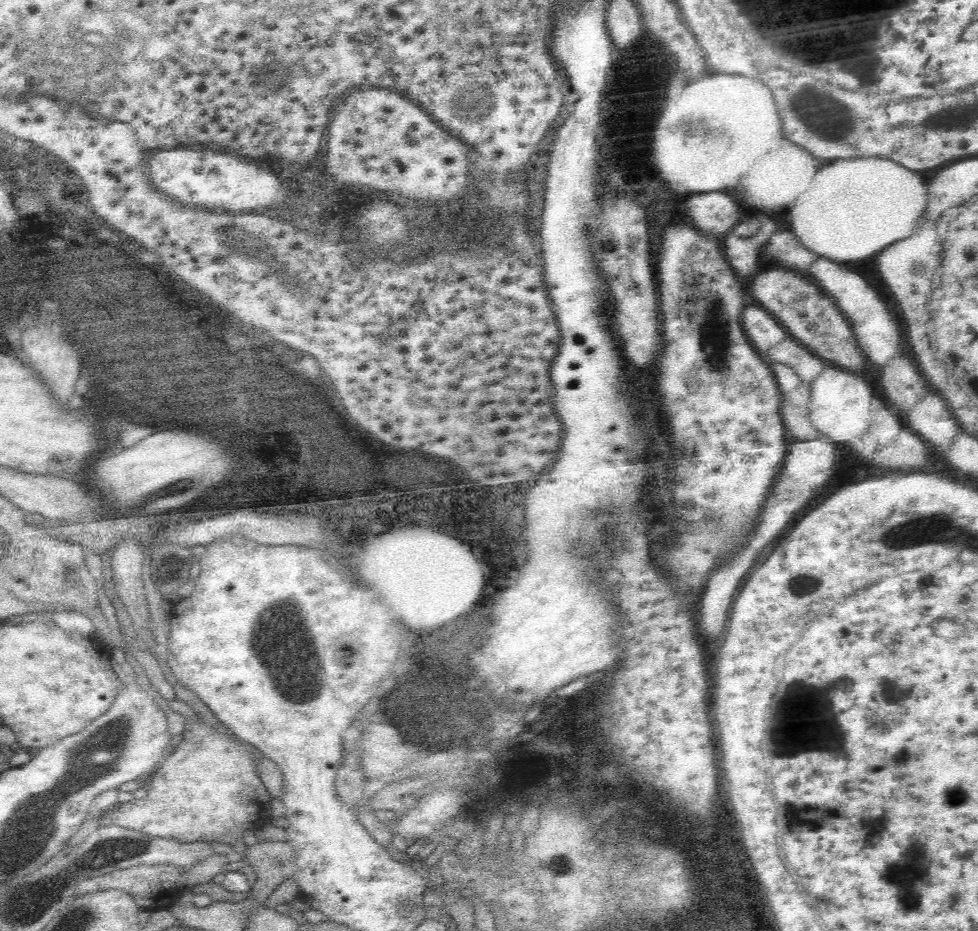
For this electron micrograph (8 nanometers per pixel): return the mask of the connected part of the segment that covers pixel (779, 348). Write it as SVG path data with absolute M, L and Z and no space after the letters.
M787 336L776 346L772 346L766 353L774 362L780 362L790 368L794 368L794 372L808 383L814 382L818 378L818 374L822 374L822 370L826 368L824 362L816 356L812 356L810 352L806 352L803 346L792 337Z

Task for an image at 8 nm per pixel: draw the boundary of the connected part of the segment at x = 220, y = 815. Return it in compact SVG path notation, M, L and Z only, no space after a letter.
M192 720L186 724L182 736L177 738L154 772L146 780L144 788L146 796L134 802L120 803L117 809L110 808L97 814L94 824L102 826L120 826L142 832L150 836L165 838L178 843L190 843L205 840L220 841L230 844L241 840L241 834L248 830L256 830L264 822L269 822L271 816L271 795L263 785L257 773L257 756L262 751L247 743L240 744L237 737L226 736L212 730L204 722Z

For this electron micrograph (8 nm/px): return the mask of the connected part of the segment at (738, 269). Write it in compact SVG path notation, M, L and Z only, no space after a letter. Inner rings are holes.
M758 216L760 230L752 238L740 238L734 234L728 234L724 240L724 254L730 262L734 274L740 278L748 278L754 272L760 270L760 254L764 254L764 244L774 230L776 224L768 216Z

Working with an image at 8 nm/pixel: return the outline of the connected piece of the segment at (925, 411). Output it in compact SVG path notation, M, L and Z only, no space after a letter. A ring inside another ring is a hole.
M926 394L906 415L909 420L908 430L944 454L950 450L959 428L950 418L950 410L940 396Z

